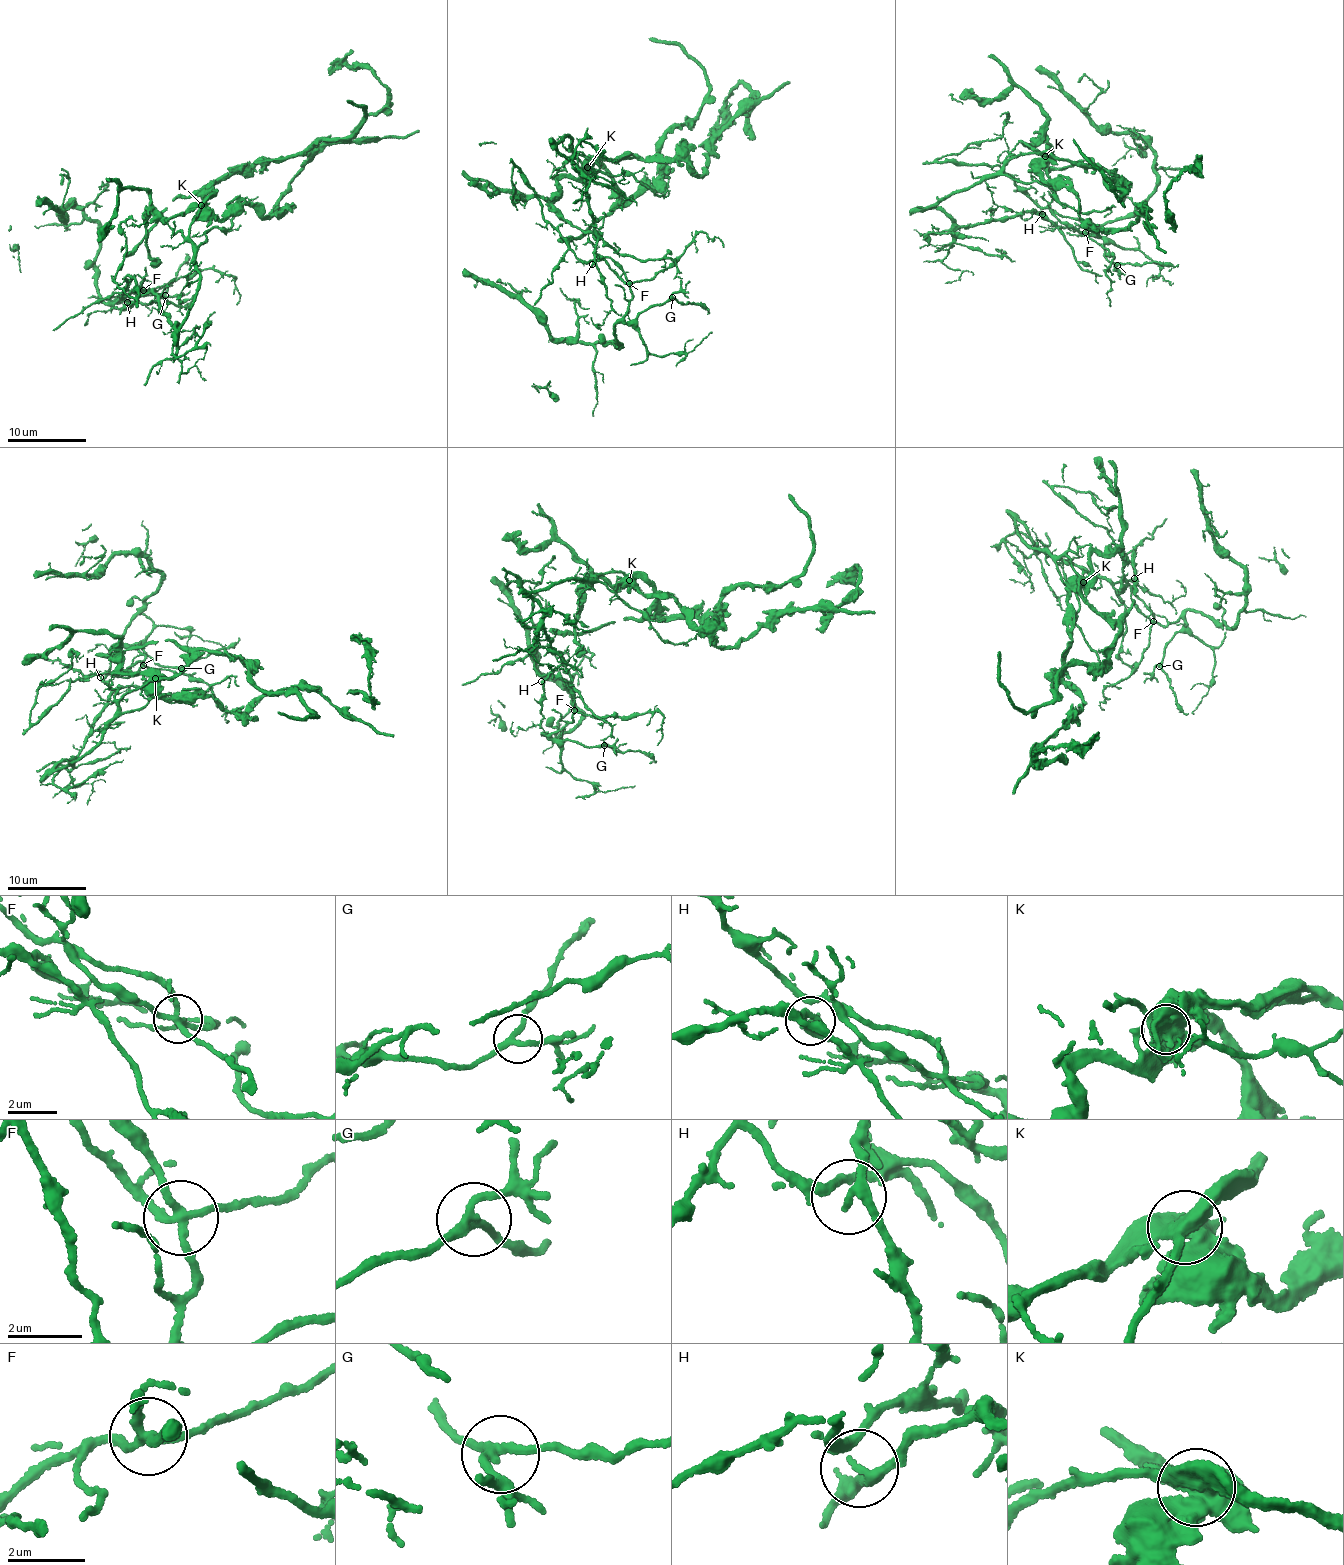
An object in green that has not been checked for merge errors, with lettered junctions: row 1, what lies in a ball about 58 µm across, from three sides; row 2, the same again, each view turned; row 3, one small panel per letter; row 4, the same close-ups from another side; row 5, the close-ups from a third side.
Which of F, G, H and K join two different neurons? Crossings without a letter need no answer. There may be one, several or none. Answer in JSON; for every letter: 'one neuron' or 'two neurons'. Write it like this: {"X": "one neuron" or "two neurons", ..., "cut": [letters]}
{"F": "two neurons", "G": "one neuron", "H": "one neuron", "K": "two neurons", "cut": ["F", "K"]}

